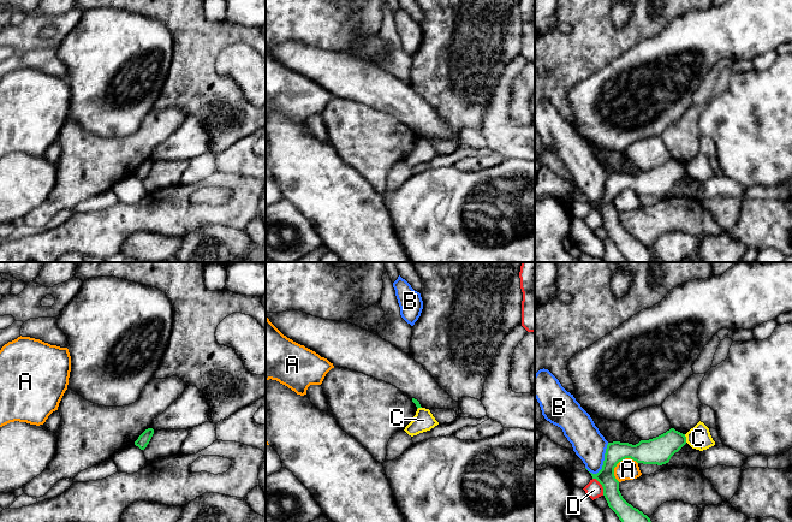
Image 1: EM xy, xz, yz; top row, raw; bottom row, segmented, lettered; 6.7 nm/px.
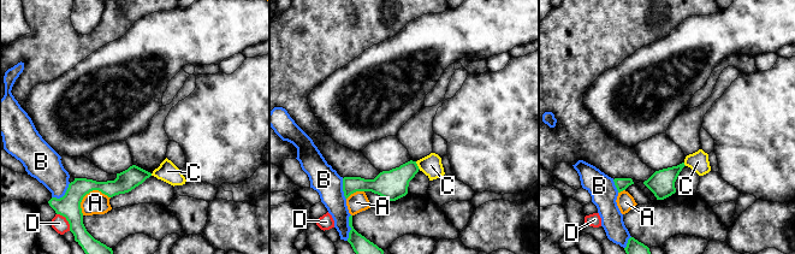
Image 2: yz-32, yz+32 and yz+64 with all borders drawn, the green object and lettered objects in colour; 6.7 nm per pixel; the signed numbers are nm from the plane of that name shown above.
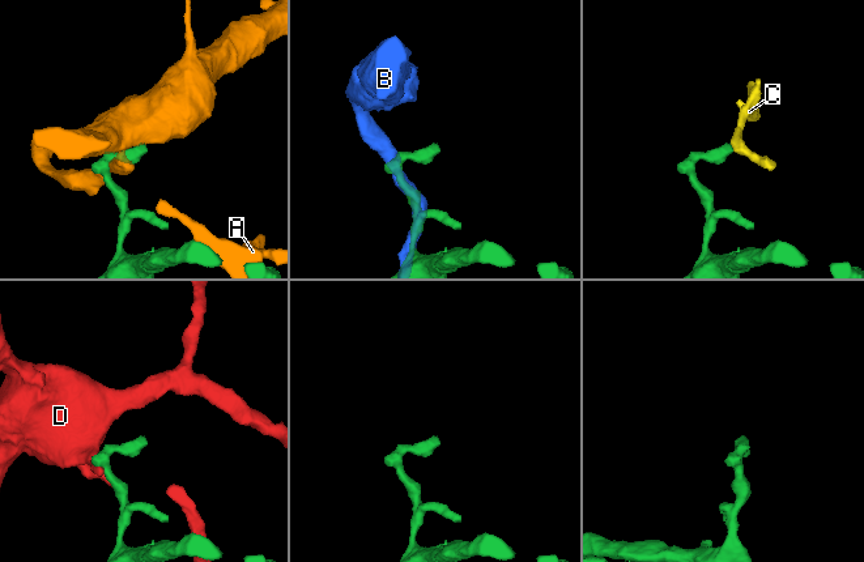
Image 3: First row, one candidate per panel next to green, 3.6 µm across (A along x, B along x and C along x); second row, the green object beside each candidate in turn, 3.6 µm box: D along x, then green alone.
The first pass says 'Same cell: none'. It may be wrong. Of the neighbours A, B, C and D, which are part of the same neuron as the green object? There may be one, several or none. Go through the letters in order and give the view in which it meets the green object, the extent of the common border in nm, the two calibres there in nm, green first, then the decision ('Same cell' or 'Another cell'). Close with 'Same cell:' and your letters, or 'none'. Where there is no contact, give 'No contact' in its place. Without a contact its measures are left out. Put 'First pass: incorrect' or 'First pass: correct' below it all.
A: Touches green in yz. Shared border 190 nm. Thickness 180 nm (green) against 140 nm. Another cell
B: Touches green in yz. Shared border 240 nm. Thickness 140 nm (green) against 220 nm. Another cell
C: Touches green in yz. Shared border 60 nm. Thickness 180 nm (green) against 150 nm. Another cell
D: Touches green in yz. Shared border 140 nm. Thickness 140 nm (green) against 120 nm. Another cell
Same cell: none
First pass: correct

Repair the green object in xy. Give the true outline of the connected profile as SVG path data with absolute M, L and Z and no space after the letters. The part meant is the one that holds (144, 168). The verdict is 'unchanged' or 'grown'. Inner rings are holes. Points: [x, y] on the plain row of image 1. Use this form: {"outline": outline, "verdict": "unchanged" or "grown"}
{"outline": "M153 159L145 160L145 161L138 167L138 170L135 172L135 176L138 177L141 180L144 180L144 179L147 178L147 176L149 174L153 165L154 165L154 160L153 160Z", "verdict": "unchanged"}

